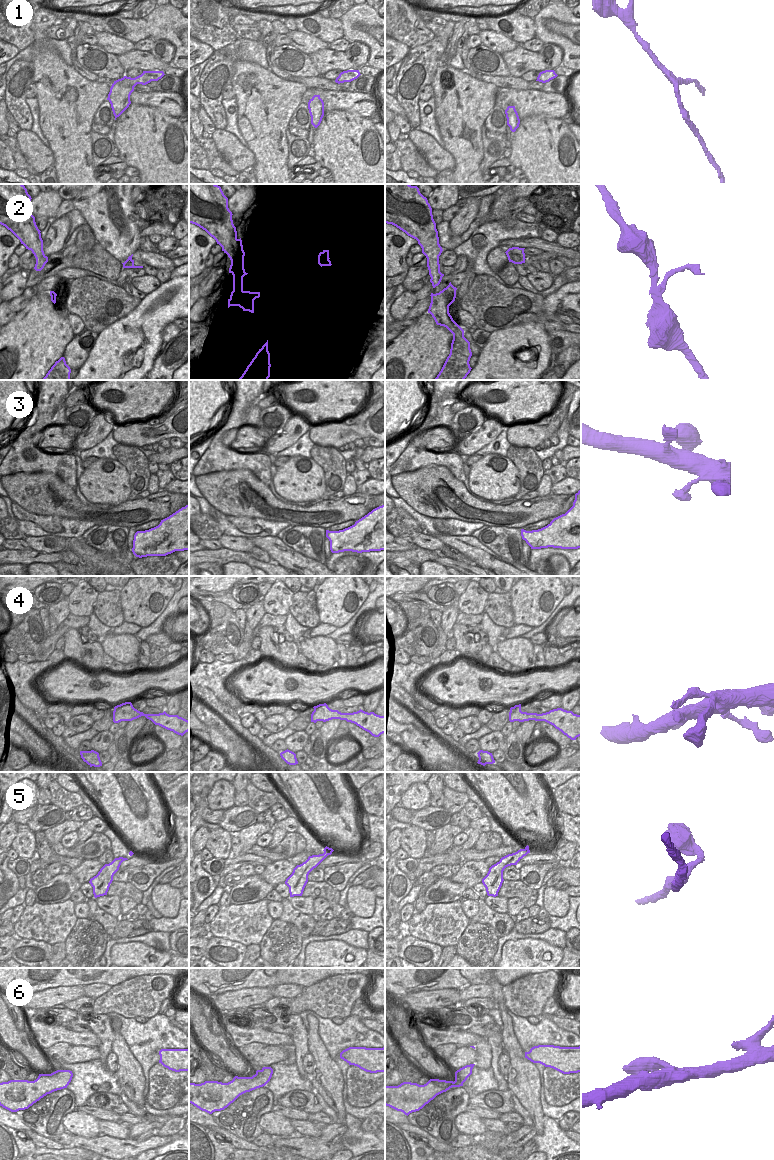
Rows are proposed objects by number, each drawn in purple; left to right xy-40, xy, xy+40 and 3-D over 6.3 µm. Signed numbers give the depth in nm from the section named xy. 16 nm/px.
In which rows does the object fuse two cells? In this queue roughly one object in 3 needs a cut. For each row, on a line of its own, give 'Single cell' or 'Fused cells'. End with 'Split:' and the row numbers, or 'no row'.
1: Single cell
2: Single cell
3: Single cell
4: Single cell
5: Single cell
6: Single cell
Split: no row

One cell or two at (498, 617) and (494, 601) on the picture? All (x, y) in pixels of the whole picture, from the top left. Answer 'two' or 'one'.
one

